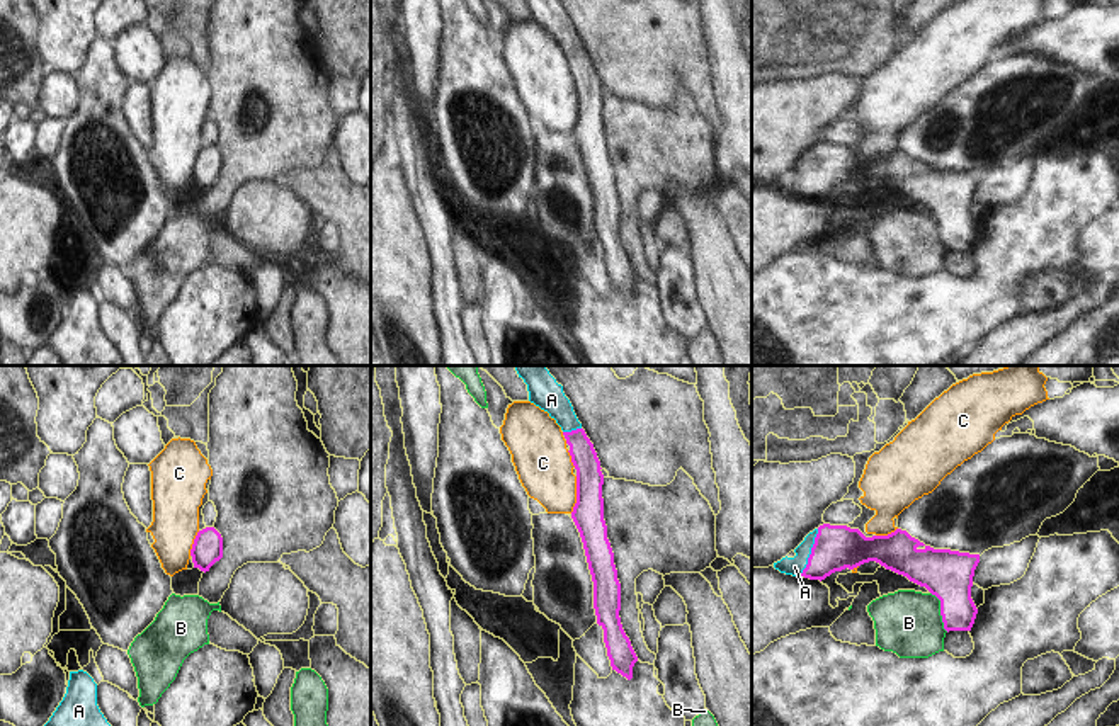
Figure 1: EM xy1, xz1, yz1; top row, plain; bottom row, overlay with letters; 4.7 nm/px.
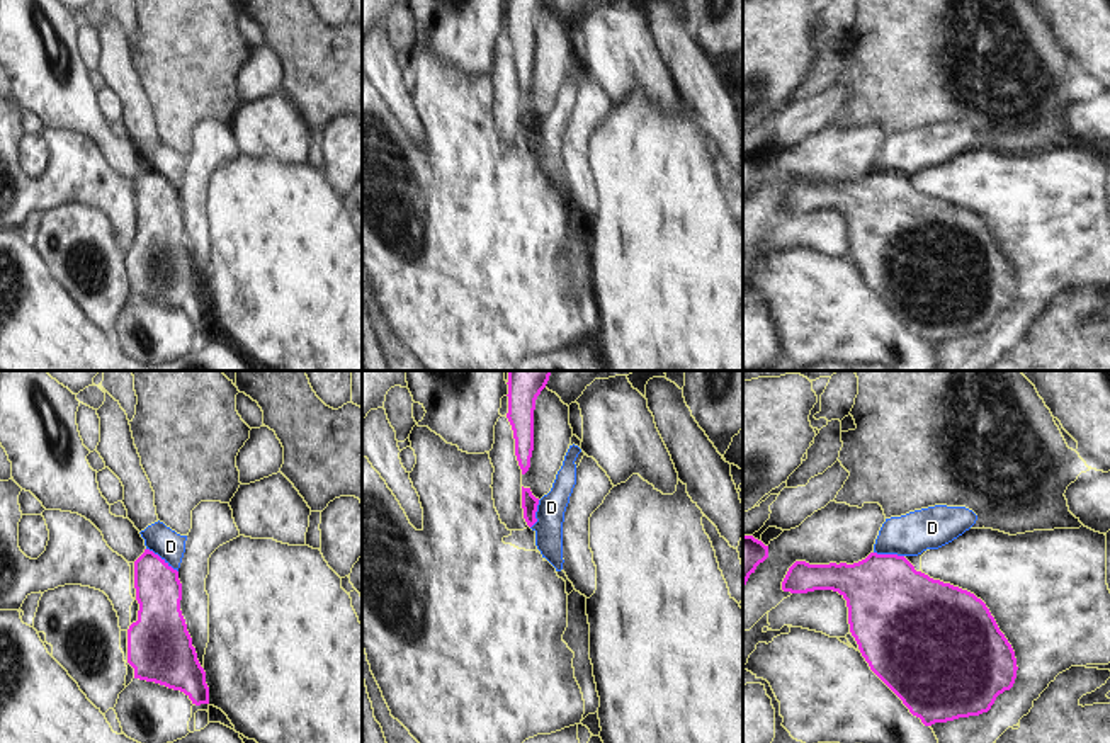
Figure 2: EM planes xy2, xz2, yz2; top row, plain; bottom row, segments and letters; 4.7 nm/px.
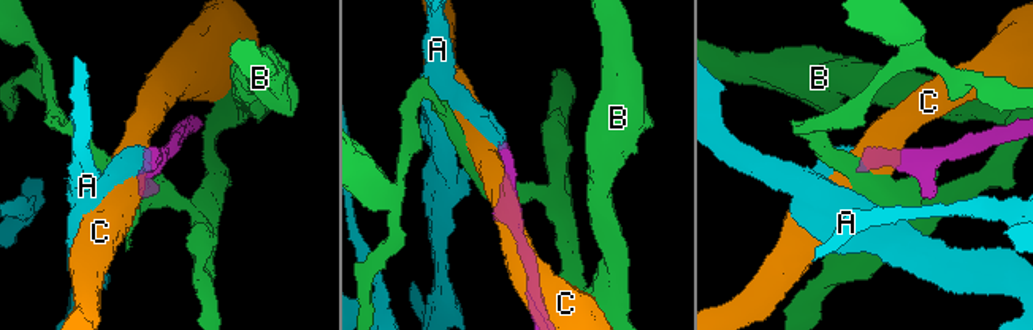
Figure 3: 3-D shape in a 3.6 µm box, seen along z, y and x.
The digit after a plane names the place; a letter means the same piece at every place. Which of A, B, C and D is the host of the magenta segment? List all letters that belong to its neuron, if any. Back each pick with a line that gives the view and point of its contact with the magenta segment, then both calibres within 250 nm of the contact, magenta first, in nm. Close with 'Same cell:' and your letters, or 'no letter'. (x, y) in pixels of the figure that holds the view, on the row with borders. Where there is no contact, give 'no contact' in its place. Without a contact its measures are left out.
A: meets magenta in yz1 at (812, 553); 220 nm thick on the magenta side, 90 nm on the other
Same cell: A

